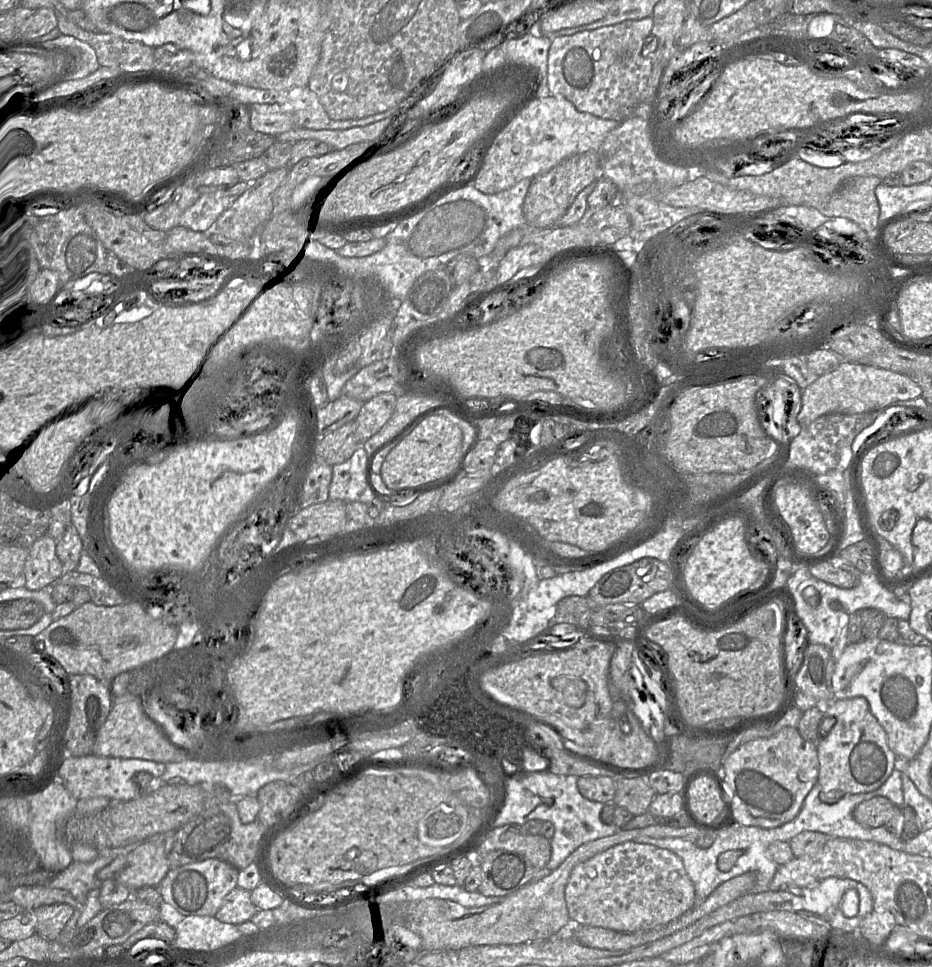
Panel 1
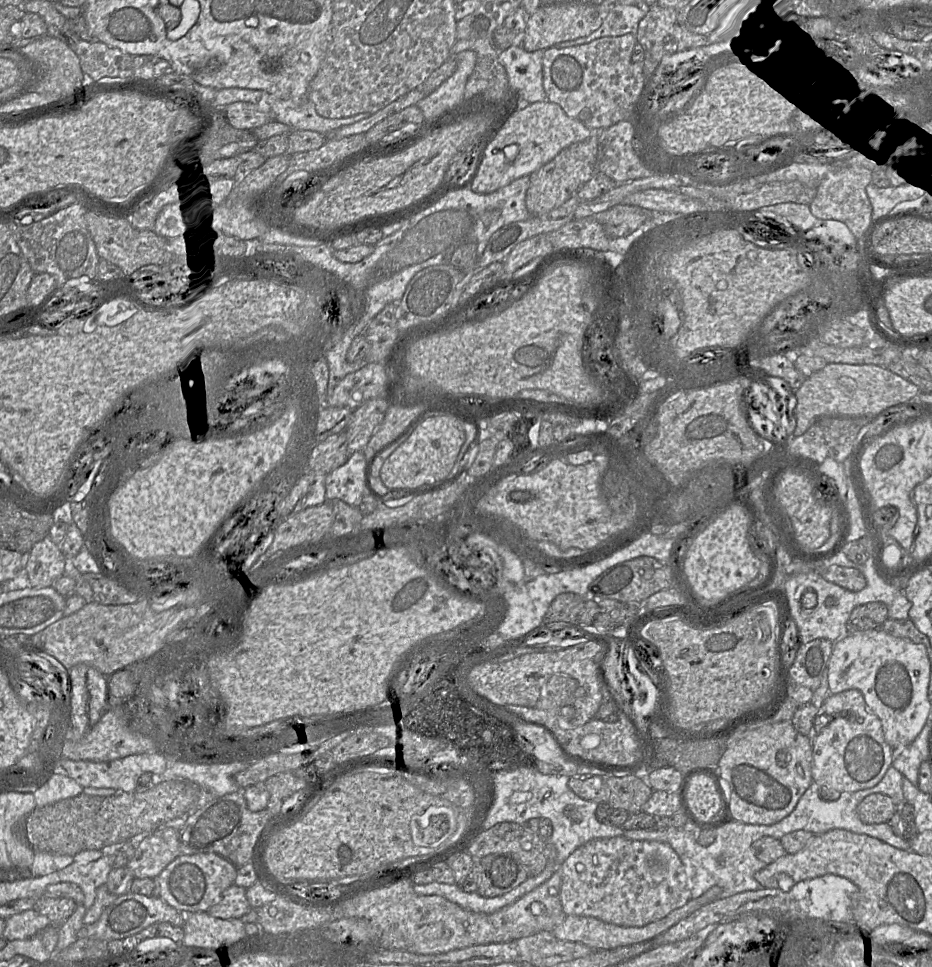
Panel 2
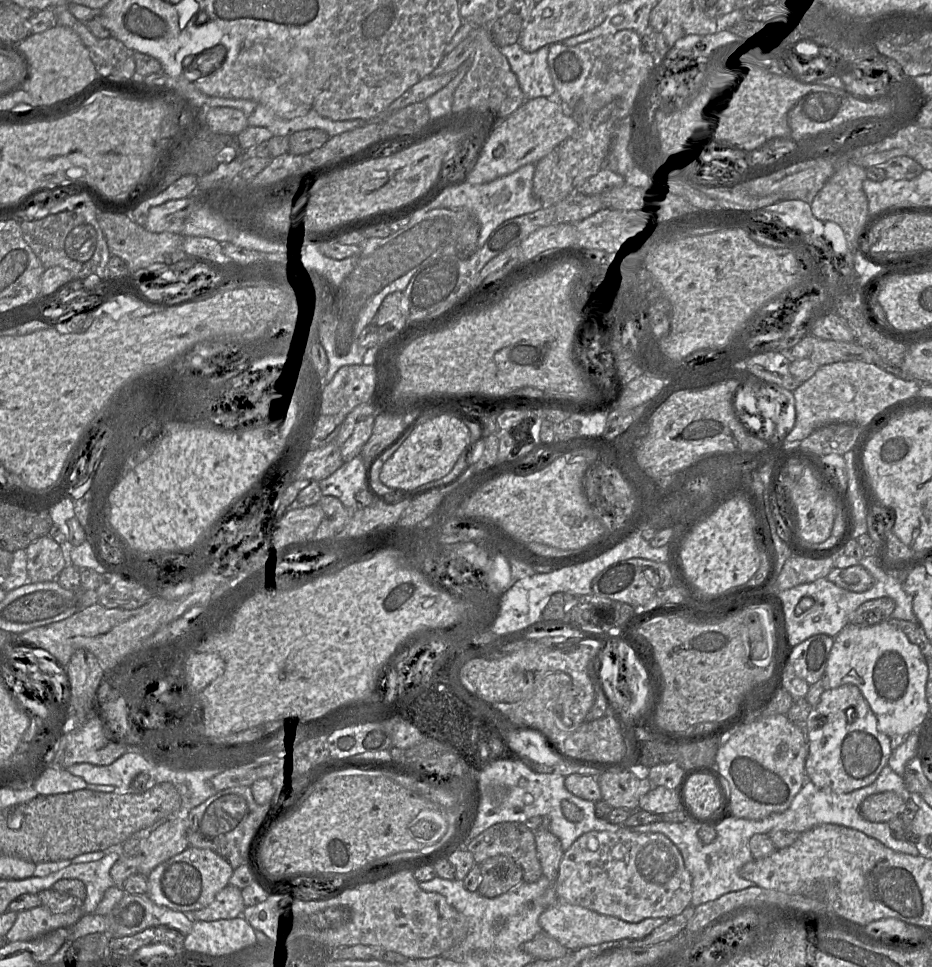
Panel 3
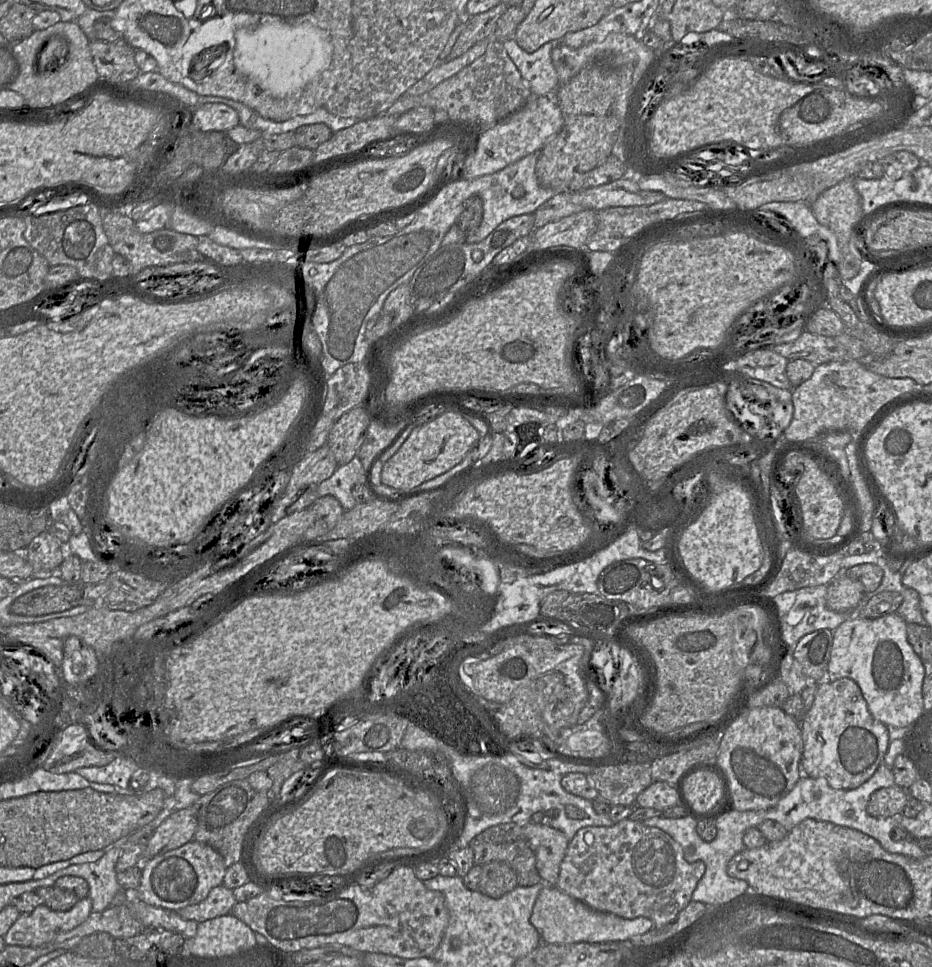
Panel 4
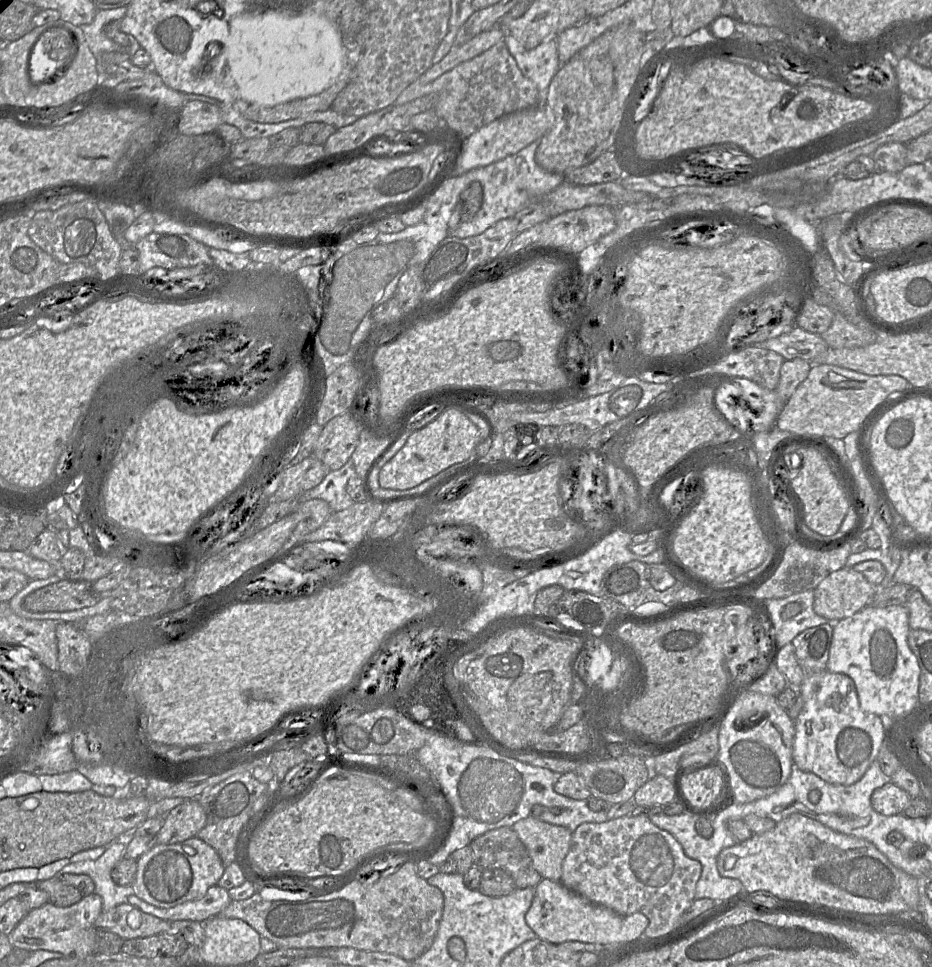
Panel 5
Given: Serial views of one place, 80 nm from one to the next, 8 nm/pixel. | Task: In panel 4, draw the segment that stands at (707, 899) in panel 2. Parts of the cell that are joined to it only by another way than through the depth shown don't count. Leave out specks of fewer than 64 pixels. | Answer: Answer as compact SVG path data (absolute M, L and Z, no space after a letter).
M546 884L535 901L530 922L538 931L541 941L549 944L625 941L653 928L653 921L649 918L626 919L610 912L598 911L562 892L556 885Z

